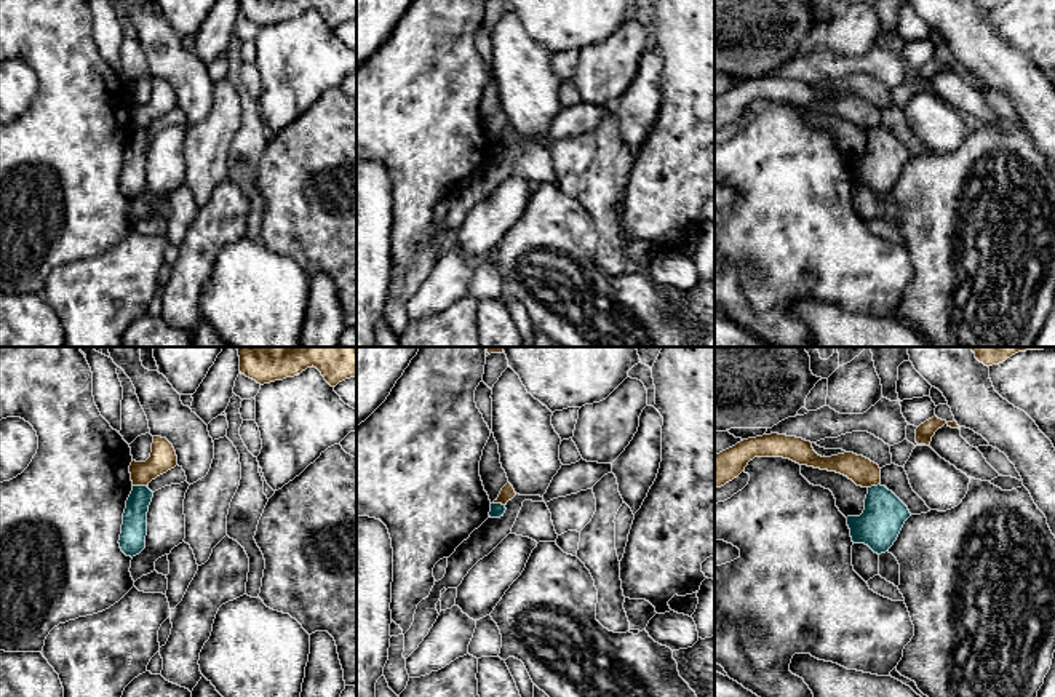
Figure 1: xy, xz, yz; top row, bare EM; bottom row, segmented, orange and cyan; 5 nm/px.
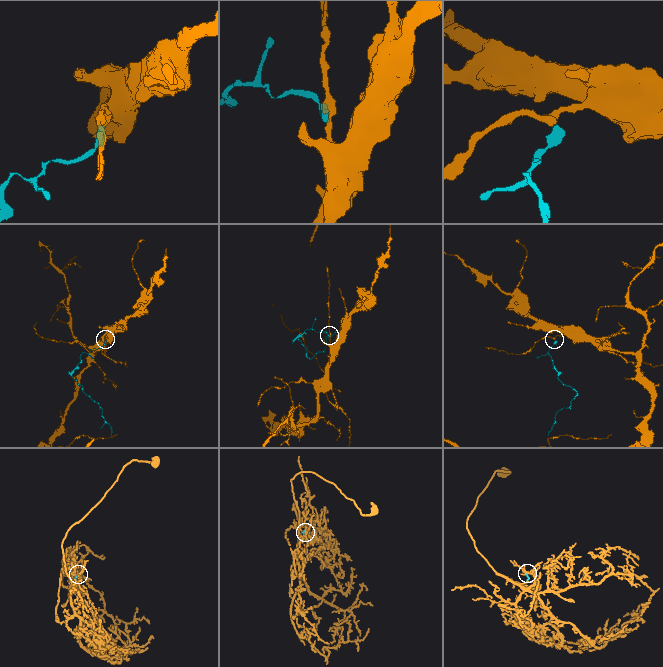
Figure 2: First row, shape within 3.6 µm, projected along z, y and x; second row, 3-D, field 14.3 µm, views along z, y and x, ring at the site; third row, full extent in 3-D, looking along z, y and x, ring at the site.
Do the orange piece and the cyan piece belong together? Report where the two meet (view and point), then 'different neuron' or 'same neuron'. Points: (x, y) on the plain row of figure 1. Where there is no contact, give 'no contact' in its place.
meets orange in xy at (139, 127); different neuron

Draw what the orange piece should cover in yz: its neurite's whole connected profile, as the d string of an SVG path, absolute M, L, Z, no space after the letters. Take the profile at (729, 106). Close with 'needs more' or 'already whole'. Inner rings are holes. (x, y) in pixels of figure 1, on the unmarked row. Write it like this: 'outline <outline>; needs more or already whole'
outline M778 75L748 80L715 96L715 129L737 120L754 99L783 99L799 107L836 114L857 128L871 129L881 125L881 110L863 98L844 94L831 99L818 98L810 83Z; already whole

